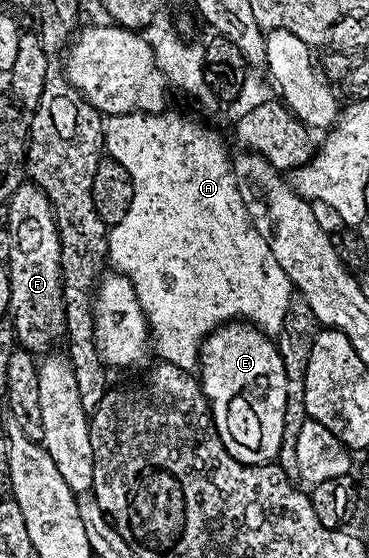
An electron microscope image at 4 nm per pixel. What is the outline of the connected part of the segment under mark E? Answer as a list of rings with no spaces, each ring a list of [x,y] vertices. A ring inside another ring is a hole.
[[[232,322],[216,328],[203,342],[197,365],[197,376],[207,395],[211,407],[211,416],[215,419],[217,434],[242,464],[266,464],[279,455],[283,427],[285,426],[285,366],[274,339],[268,338],[246,322]]]

